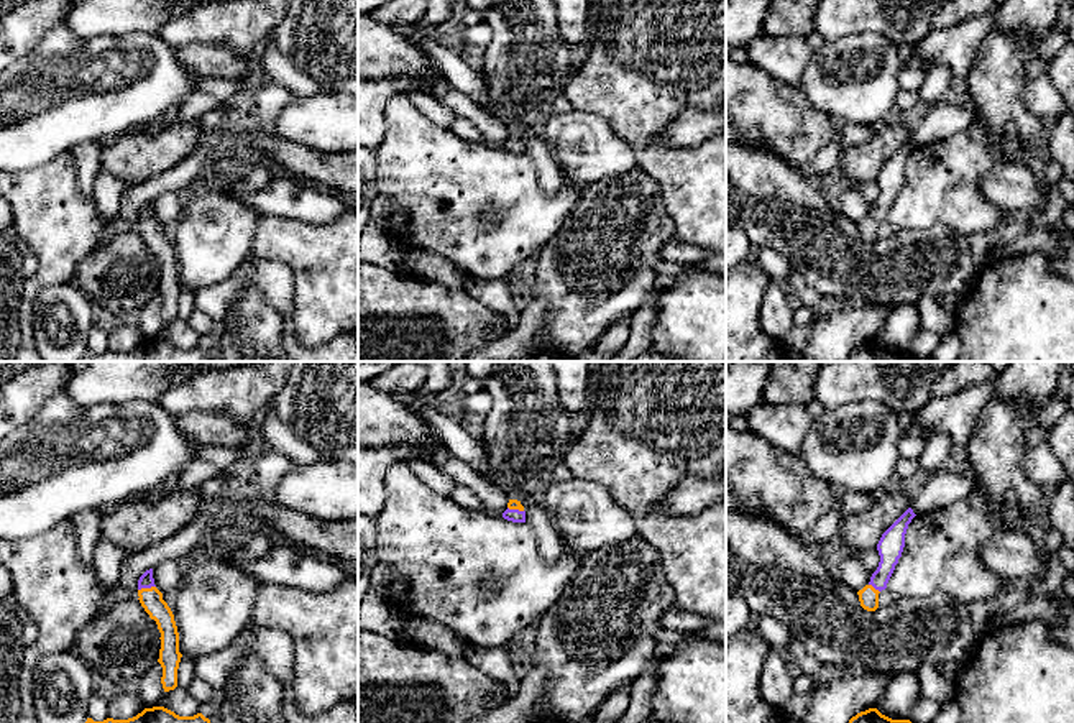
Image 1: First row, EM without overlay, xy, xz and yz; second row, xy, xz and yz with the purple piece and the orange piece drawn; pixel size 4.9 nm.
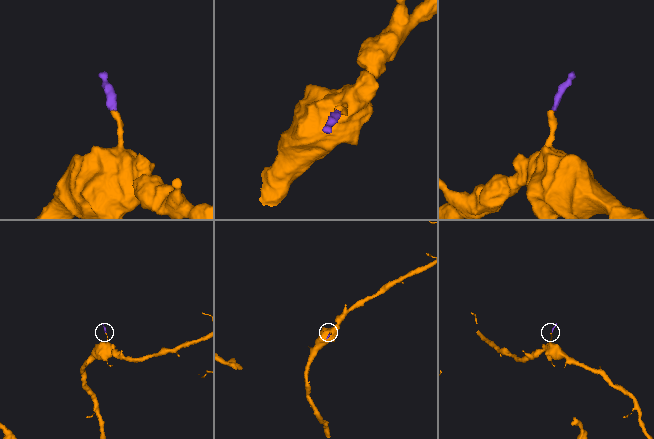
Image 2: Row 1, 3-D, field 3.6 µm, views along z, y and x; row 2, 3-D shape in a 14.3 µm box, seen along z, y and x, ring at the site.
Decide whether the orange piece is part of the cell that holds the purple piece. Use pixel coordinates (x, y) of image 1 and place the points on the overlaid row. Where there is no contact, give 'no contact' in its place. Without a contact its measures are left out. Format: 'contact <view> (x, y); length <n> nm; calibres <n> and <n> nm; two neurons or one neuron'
contact xy (146, 587); length 90 nm; calibres 70 and 110 nm; one neuron

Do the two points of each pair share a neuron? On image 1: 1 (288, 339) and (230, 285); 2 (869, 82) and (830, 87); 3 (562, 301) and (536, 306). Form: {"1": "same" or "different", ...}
{"1": "same", "2": "same", "3": "different"}

